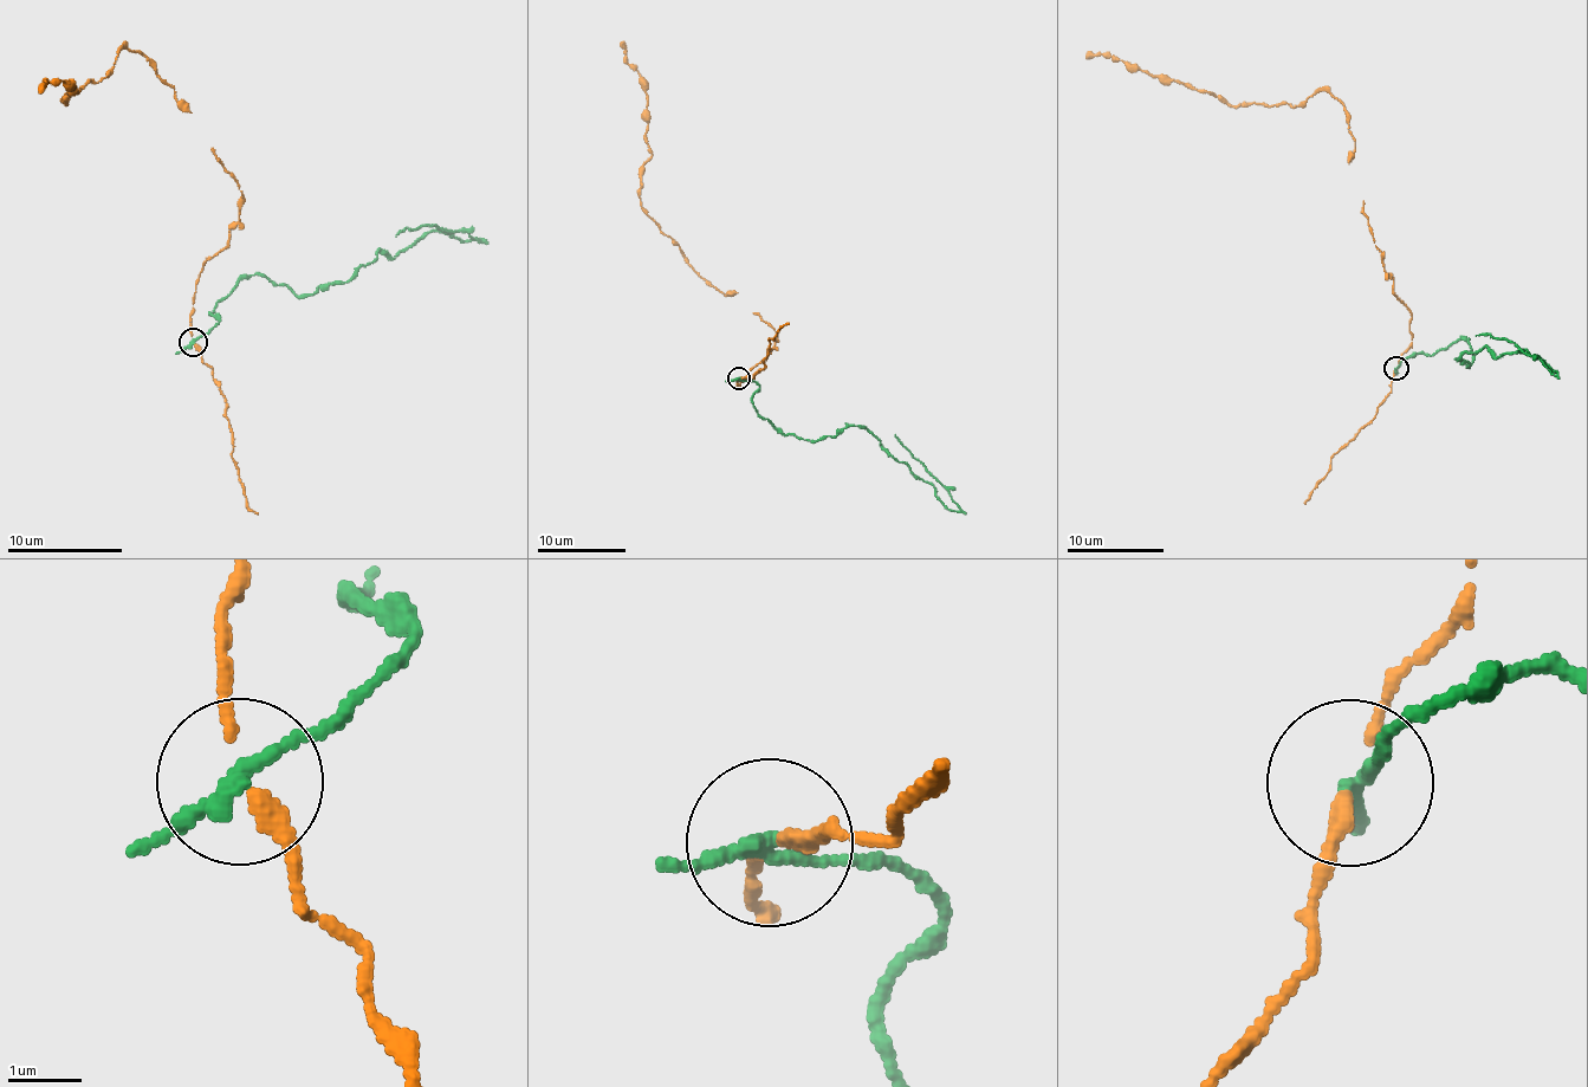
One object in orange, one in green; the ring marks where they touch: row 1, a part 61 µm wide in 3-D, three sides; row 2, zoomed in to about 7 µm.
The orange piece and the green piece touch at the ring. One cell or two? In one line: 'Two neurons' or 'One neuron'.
Two neurons

